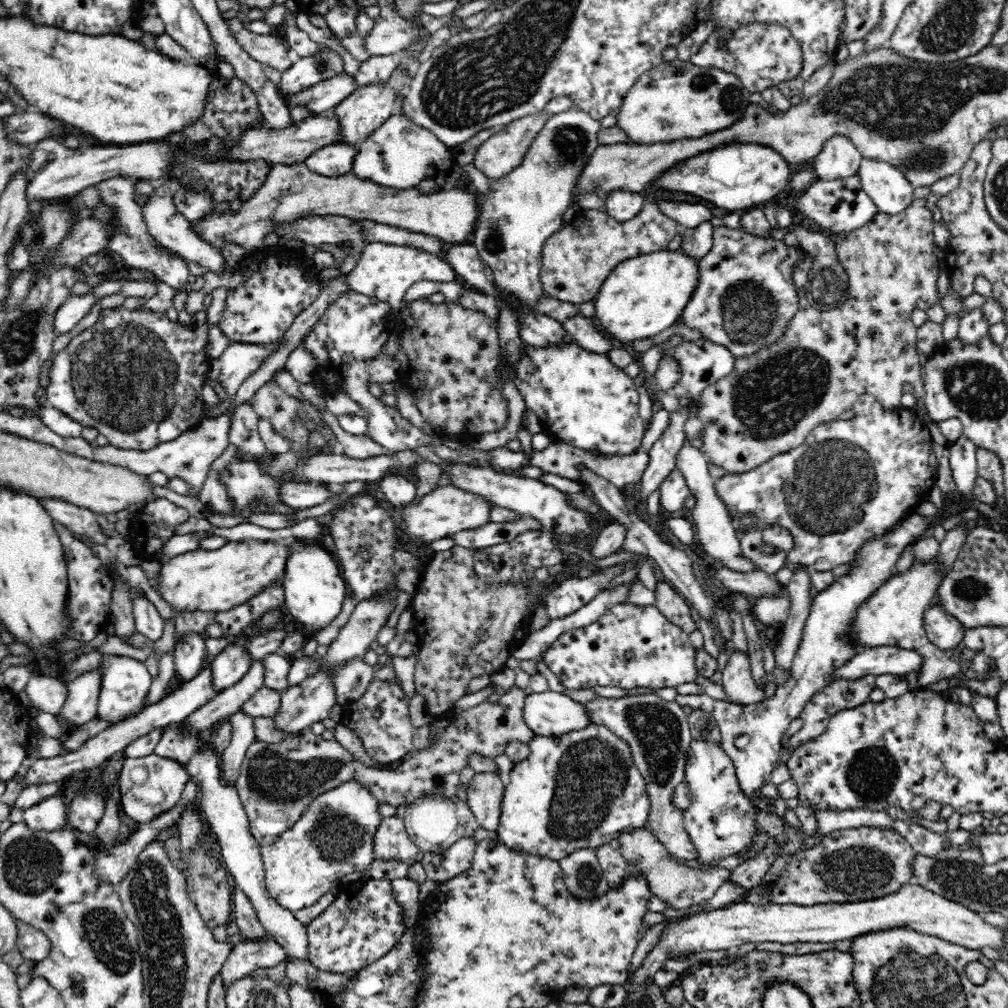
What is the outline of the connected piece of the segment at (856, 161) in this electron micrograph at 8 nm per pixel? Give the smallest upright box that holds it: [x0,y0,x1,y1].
[813,136,862,180]

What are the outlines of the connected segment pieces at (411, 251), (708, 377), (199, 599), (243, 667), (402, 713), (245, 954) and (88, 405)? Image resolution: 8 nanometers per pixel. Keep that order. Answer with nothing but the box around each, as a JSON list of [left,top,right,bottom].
[[340,242,458,312],[667,338,735,402],[160,539,290,615],[210,635,251,694],[339,679,416,766],[218,936,288,991],[44,304,211,451]]

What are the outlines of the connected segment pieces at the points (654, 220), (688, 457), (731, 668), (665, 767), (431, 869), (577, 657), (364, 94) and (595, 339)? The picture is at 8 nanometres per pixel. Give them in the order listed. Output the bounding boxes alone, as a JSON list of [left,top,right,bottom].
[[541,200,681,305],[674,440,758,574],[721,651,764,705],[585,693,696,859],[421,837,474,883],[544,603,699,690],[334,69,408,148],[560,314,615,355]]

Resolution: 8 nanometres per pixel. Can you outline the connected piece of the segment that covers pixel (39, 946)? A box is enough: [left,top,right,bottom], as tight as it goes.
[14,917,50,963]

